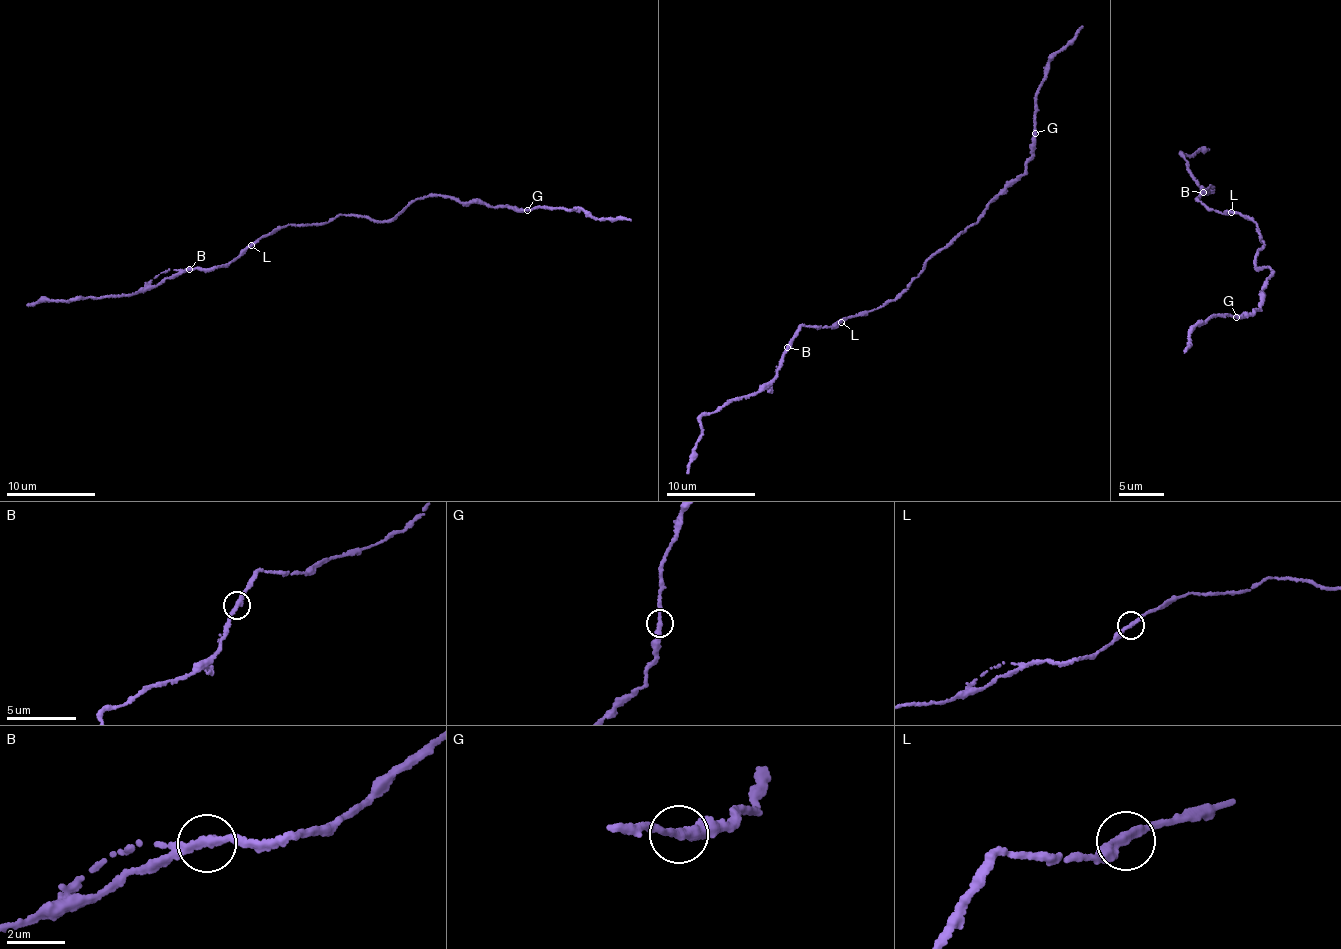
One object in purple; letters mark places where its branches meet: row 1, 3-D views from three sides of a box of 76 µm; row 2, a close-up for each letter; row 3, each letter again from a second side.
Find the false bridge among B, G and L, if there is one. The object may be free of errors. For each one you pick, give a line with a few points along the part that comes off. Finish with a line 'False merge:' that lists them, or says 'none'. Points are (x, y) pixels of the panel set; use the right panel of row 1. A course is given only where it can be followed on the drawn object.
False merge: none

